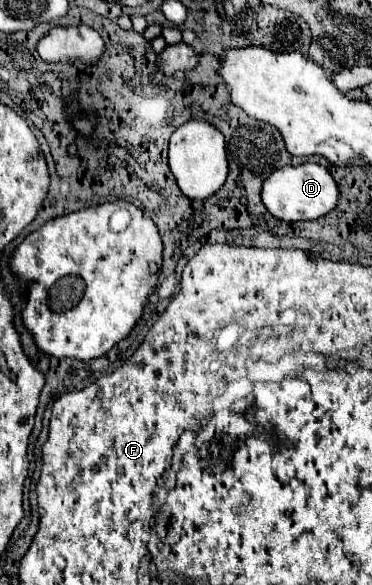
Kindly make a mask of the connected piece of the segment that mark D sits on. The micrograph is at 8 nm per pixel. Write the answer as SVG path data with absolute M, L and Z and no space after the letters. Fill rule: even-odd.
M300 164L300 166L284 166L282 170L274 170L264 180L262 186L262 202L268 212L286 222L302 222L302 220L316 220L338 206L338 186L332 174L318 164Z

